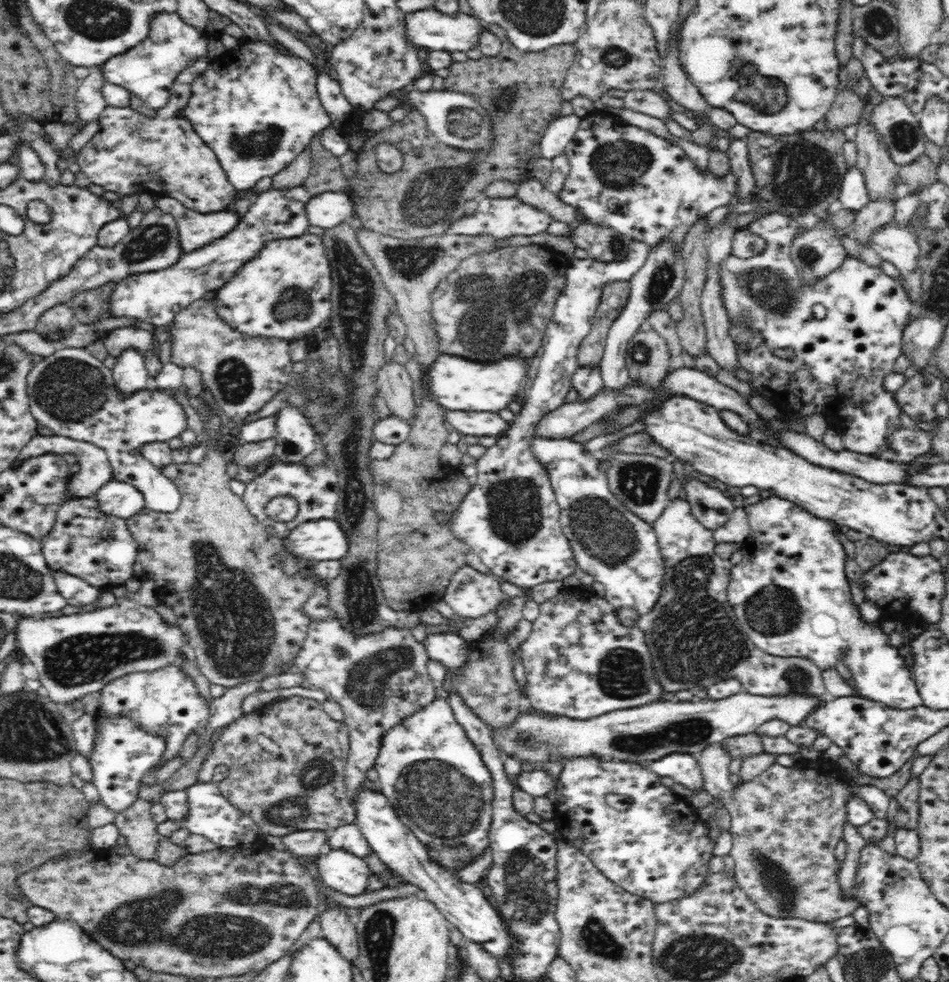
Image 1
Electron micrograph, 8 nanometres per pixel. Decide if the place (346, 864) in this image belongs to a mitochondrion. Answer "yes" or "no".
no

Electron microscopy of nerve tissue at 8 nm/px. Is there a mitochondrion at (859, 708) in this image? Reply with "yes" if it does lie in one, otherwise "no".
no

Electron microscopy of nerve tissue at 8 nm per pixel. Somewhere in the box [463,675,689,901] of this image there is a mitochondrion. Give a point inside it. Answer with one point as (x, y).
(533, 741)

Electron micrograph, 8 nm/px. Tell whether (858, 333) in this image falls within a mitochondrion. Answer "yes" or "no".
no

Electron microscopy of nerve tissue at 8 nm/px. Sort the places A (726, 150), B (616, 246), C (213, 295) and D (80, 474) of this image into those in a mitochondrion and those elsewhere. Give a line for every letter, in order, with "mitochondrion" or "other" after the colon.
A: other
B: mitochondrion
C: other
D: other

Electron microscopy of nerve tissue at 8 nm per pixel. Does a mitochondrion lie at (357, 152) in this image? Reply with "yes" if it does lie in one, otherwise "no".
no

